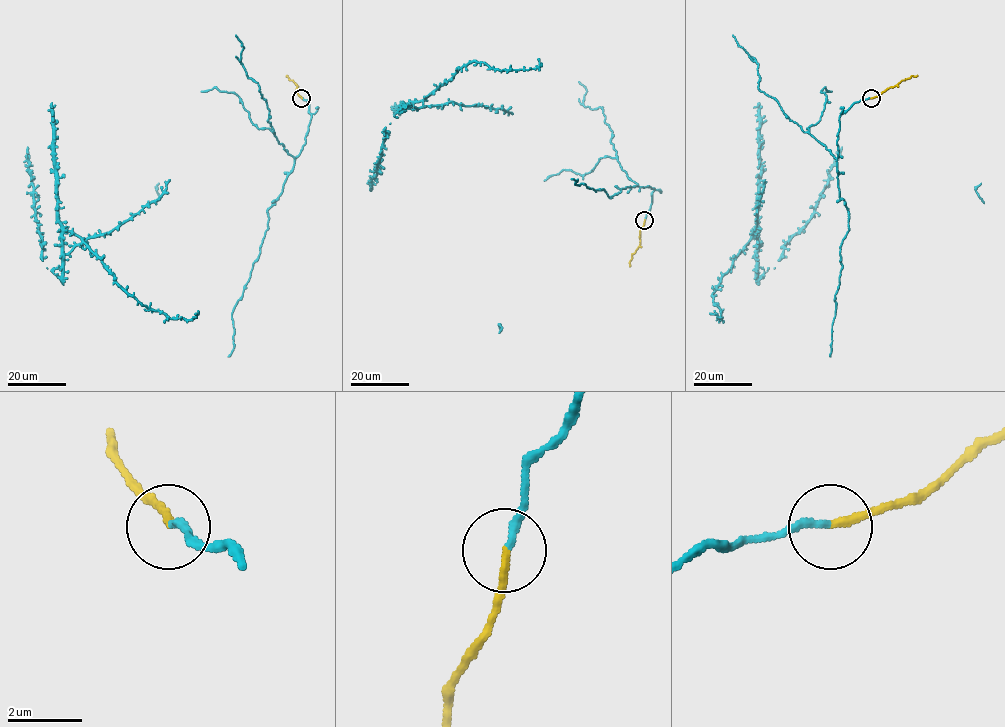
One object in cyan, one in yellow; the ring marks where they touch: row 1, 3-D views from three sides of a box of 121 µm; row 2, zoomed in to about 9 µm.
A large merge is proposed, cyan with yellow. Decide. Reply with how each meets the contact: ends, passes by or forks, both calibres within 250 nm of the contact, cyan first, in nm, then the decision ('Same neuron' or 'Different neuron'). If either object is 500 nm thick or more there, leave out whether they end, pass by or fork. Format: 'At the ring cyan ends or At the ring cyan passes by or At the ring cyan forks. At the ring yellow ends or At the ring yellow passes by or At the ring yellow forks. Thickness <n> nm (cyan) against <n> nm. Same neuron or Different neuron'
At the ring cyan ends. At the ring yellow ends. Thickness 220 nm (cyan) against 200 nm. Different neuron

